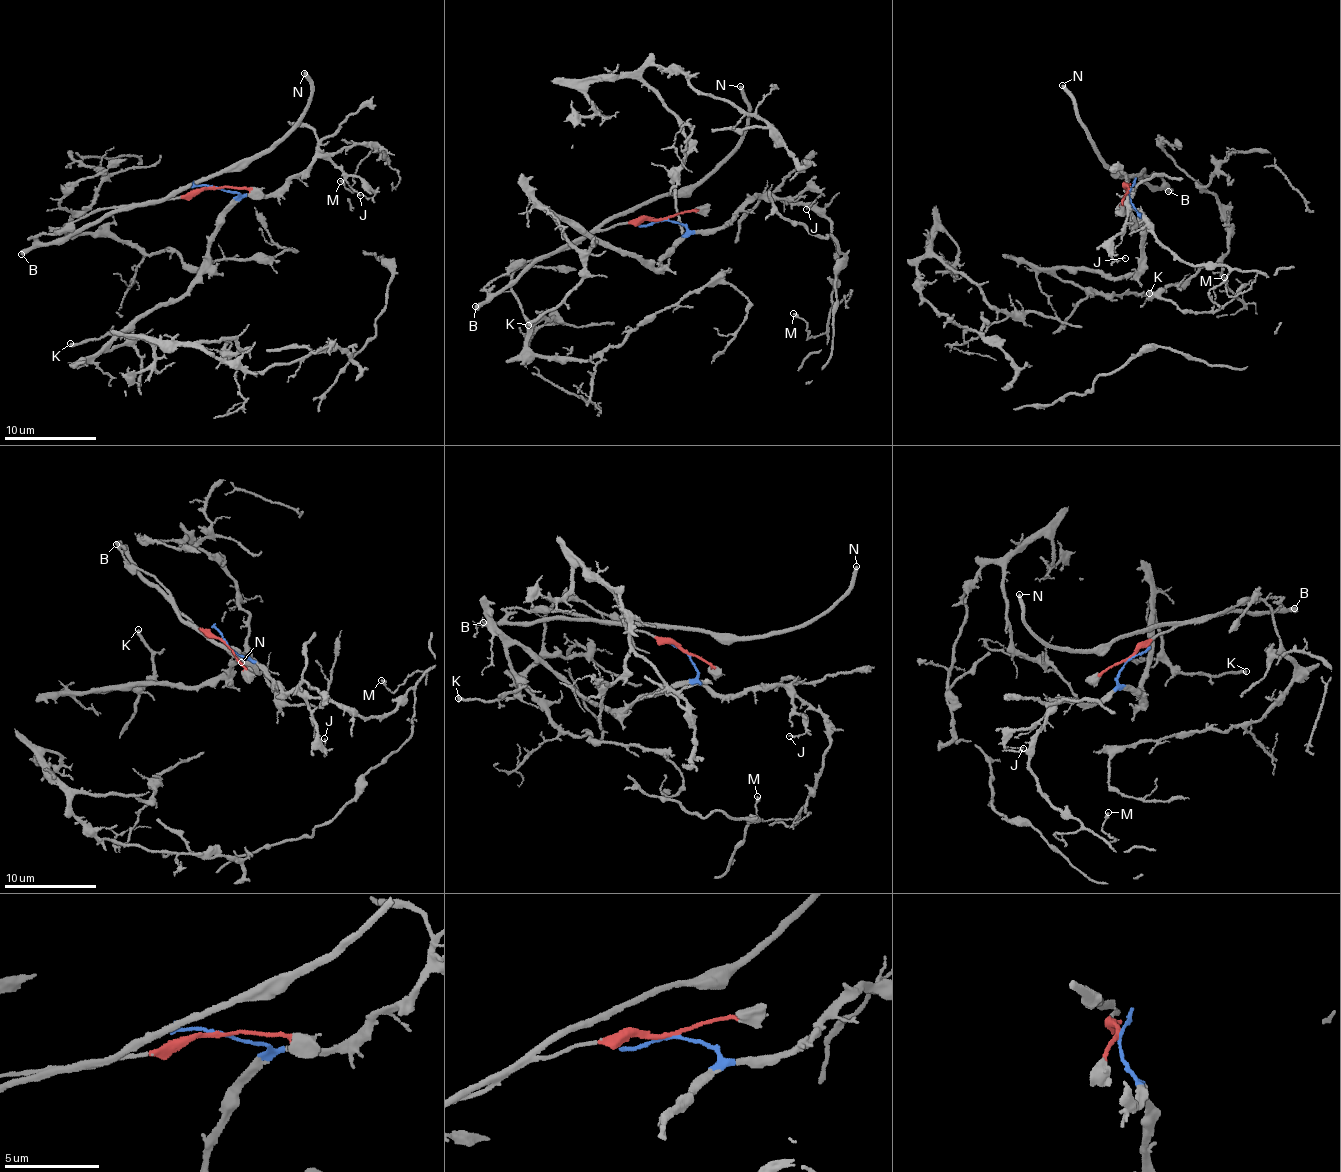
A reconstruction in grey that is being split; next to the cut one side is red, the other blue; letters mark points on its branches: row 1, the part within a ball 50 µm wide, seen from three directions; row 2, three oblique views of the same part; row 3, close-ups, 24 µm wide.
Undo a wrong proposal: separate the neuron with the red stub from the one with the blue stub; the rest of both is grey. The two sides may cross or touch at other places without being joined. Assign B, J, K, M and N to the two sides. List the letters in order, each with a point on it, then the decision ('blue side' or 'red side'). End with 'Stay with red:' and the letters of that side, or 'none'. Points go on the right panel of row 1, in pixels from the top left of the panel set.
B: place (1168, 191); red side
J: place (1125, 258); blue side
K: place (1149, 293); blue side
M: place (1224, 277); blue side
N: place (1062, 85); red side
Stay with red: B, N

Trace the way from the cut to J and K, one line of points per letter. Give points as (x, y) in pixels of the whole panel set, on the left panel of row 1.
J: (216, 187), (243, 194), (271, 194), (318, 158), (329, 157), (357, 176), (374, 193), (371, 198), (359, 195)
K: (216, 187), (239, 196), (182, 296), (133, 318), (109, 348), (126, 342), (129, 334), (112, 332), (70, 343)

